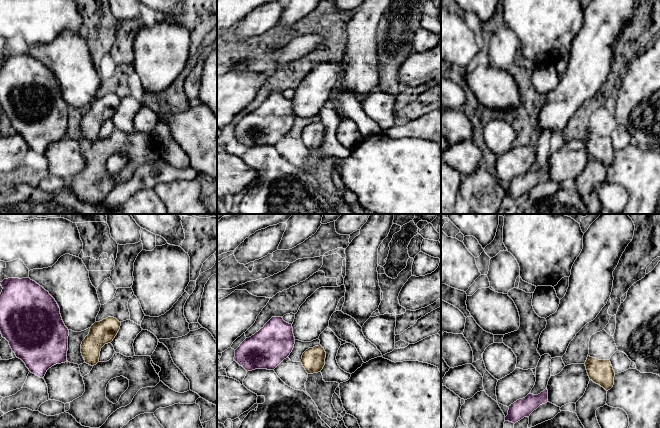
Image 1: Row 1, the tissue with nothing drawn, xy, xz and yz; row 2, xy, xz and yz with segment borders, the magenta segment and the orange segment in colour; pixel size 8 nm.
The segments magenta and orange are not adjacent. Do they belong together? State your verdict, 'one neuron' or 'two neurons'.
two neurons

